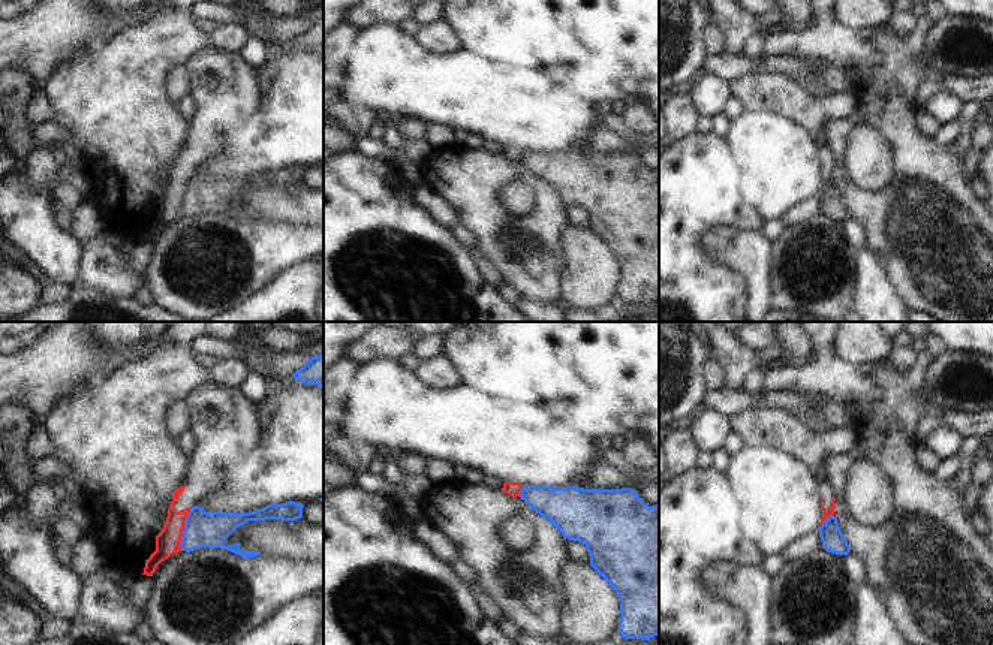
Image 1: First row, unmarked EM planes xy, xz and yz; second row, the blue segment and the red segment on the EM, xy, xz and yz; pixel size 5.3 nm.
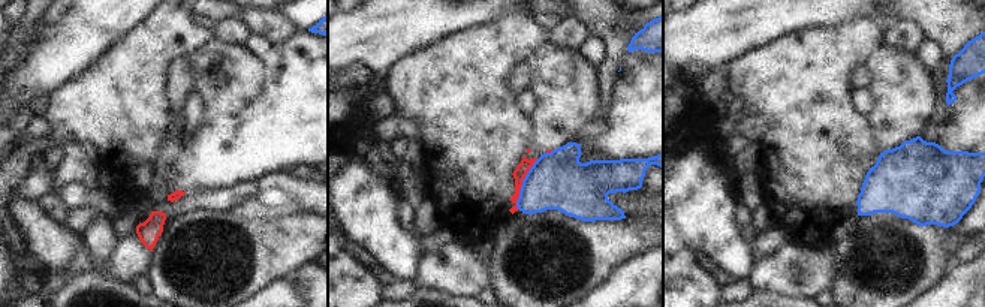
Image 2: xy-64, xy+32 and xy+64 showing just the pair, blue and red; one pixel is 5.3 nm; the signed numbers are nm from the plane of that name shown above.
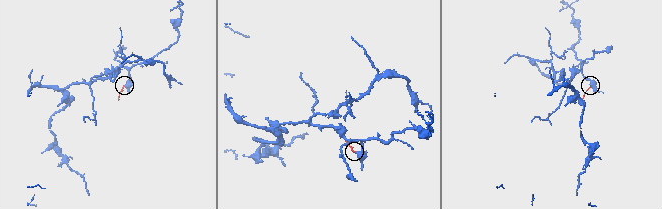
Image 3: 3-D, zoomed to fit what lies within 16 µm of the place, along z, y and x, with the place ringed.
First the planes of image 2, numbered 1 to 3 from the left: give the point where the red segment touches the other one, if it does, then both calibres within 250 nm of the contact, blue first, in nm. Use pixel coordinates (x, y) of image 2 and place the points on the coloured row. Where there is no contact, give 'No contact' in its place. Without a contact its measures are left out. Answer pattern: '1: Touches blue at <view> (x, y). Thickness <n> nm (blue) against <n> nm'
1: No contact
2: Touches blue at xy+32 (523, 184). Thickness 320 nm (blue) against 70 nm
3: No contact.

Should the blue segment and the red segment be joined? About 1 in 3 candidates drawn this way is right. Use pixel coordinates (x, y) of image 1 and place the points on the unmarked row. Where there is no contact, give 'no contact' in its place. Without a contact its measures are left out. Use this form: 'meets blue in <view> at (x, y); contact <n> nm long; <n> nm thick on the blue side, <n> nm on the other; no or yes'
meets blue in xy at (184, 193); contact 260 nm long; 190 nm thick on the blue side, 130 nm on the other; no

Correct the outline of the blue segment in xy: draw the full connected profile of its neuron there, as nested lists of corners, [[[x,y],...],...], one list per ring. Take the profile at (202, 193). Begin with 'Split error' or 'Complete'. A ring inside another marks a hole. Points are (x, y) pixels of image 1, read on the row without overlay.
Complete. [[[286,166],[268,169],[249,178],[205,177],[202,172],[193,171],[186,183],[180,207],[181,215],[220,213],[243,221],[262,220],[259,215],[241,215],[240,208],[225,210],[223,207],[247,186],[297,186],[303,183],[303,171],[303,168]]]

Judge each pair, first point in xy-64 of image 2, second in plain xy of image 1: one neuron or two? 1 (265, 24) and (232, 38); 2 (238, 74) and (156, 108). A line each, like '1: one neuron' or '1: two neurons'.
1: two neurons
2: two neurons

